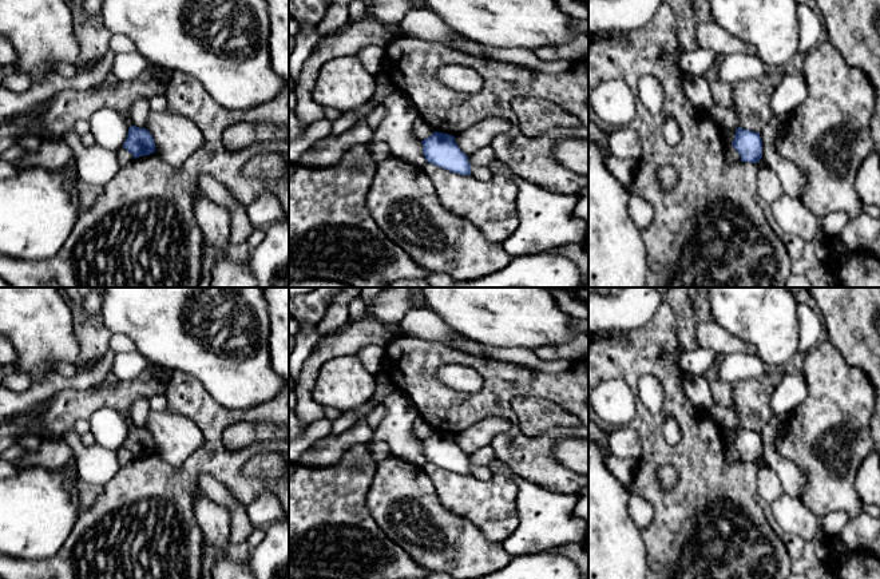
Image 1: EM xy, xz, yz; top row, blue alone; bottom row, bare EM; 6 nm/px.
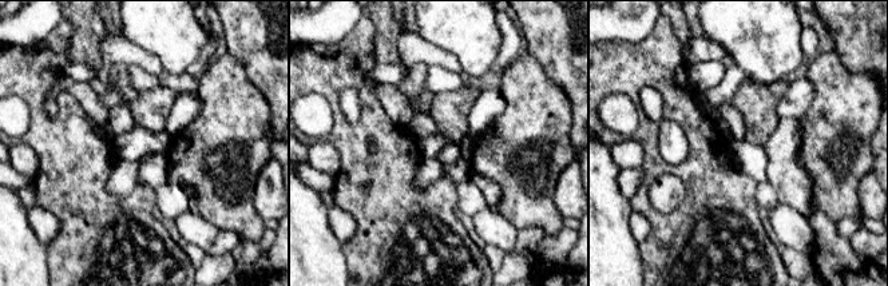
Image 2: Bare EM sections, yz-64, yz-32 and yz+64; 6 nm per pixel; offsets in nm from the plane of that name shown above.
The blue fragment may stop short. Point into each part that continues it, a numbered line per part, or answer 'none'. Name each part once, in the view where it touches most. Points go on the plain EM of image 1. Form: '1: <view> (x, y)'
none

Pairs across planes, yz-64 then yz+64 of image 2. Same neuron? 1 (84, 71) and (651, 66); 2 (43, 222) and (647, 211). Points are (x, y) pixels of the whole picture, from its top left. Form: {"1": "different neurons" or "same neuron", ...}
{"1": "different neurons", "2": "different neurons"}

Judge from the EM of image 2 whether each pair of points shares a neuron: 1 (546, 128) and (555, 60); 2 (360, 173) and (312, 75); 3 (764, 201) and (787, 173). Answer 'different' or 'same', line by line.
1: different
2: same
3: different

